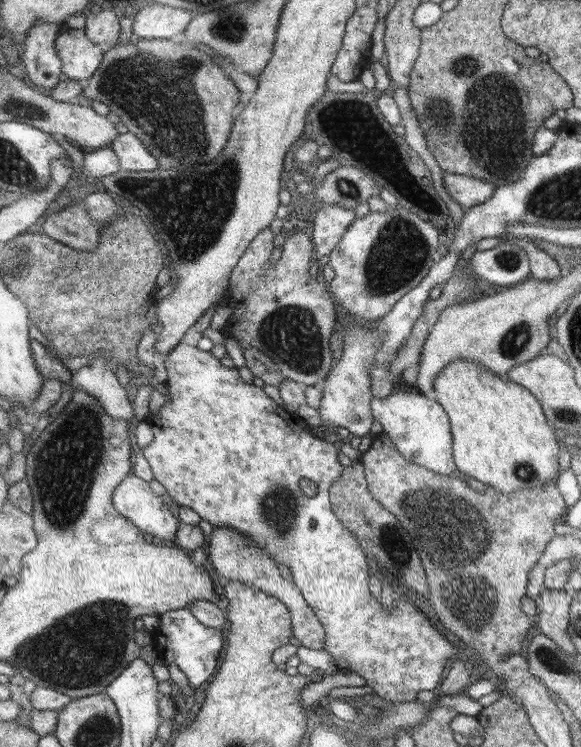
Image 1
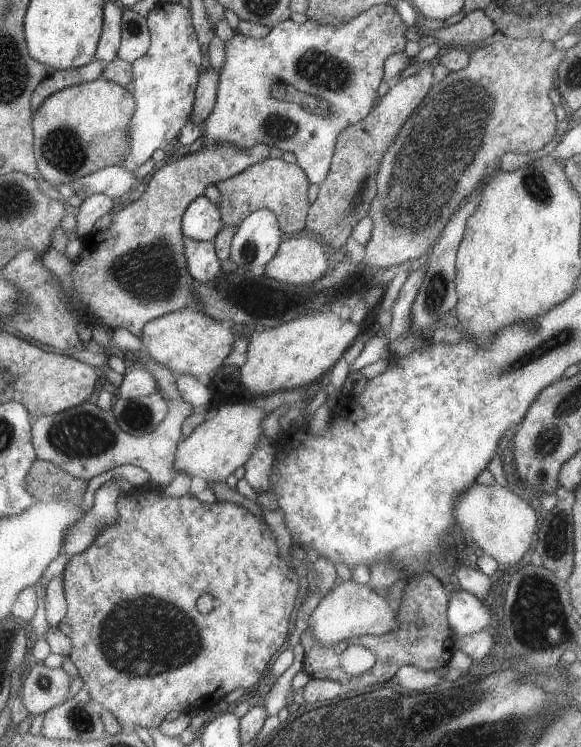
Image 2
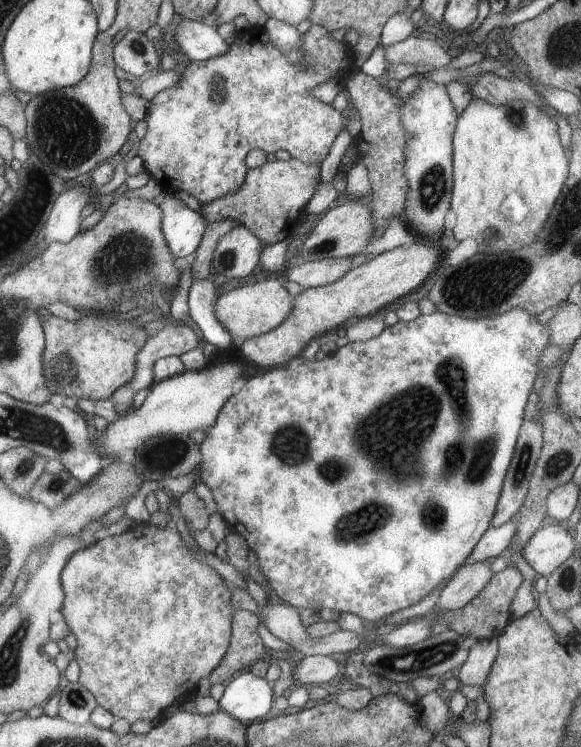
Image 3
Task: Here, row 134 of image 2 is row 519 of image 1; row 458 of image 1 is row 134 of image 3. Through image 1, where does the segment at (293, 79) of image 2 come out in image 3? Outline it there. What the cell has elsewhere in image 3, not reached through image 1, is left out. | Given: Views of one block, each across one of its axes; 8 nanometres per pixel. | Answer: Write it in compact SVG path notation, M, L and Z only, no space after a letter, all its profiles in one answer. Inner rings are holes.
M311 25L307 32L303 32L303 34L298 36L299 43L304 49L302 56L305 58L302 64L306 65L307 69L311 69L310 71L302 71L299 70L299 65L292 63L277 47L272 45L265 35L266 33L262 27L250 27L245 31L235 32L233 43L228 46L224 54L216 55L215 57L203 61L191 61L186 66L185 70L181 72L179 84L177 84L177 86L171 86L171 88L161 90L161 92L155 94L155 96L149 100L149 107L143 121L143 123L147 125L147 130L140 140L139 148L137 148L137 155L143 160L143 165L149 178L162 186L164 191L168 191L171 194L182 191L195 198L199 204L207 204L207 202L221 198L225 196L225 194L233 194L235 190L239 190L239 186L242 186L245 181L247 169L246 162L243 158L246 159L246 155L254 149L261 150L265 154L274 153L277 150L284 150L289 153L292 158L298 159L300 162L317 162L317 164L319 164L319 162L324 160L335 137L344 128L344 121L342 118L344 113L333 110L329 103L321 104L319 100L316 100L313 96L309 96L307 90L313 88L313 86L317 86L317 84L323 84L323 82L329 80L329 78L334 80L335 76L339 76L340 78L345 76L345 72L347 72L349 68L352 68L349 66L351 58L349 58L349 54L347 54L347 48L345 48L345 44L343 44L342 41L335 42L335 40L331 40L331 38L329 38L329 32L325 30L325 27ZM217 76L223 76L223 78L225 78L225 82L227 82L227 94L229 94L229 96L227 96L227 102L221 102L221 104L215 104L215 100L213 100L213 94L215 94L215 88L217 88Z

